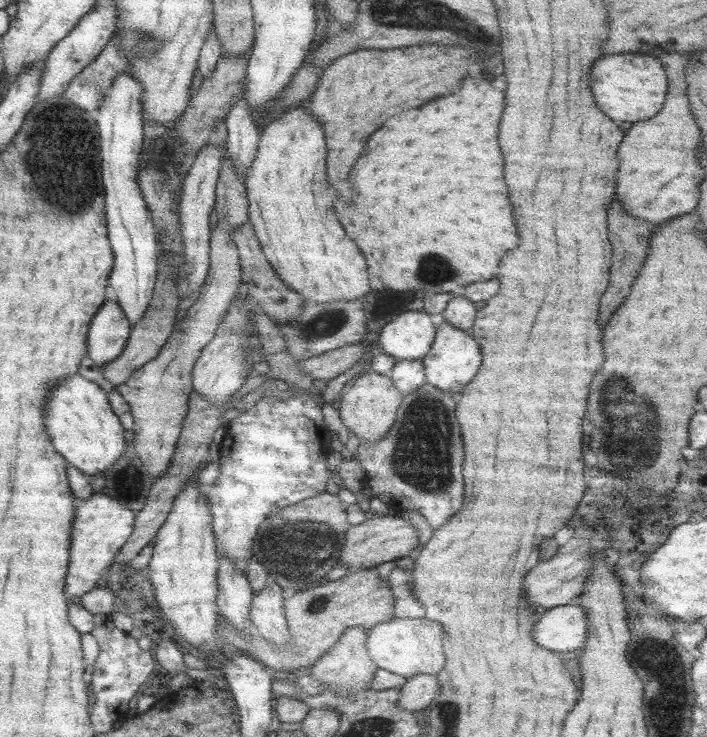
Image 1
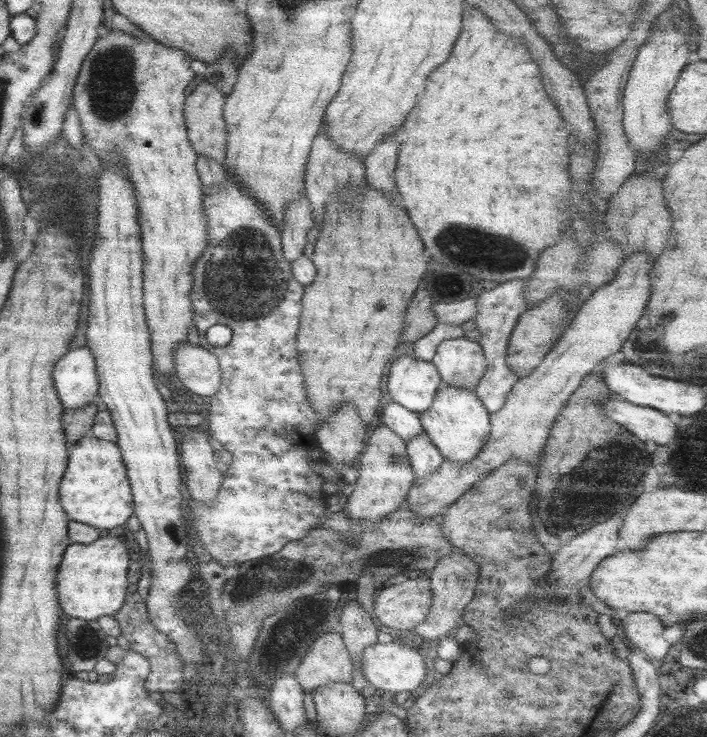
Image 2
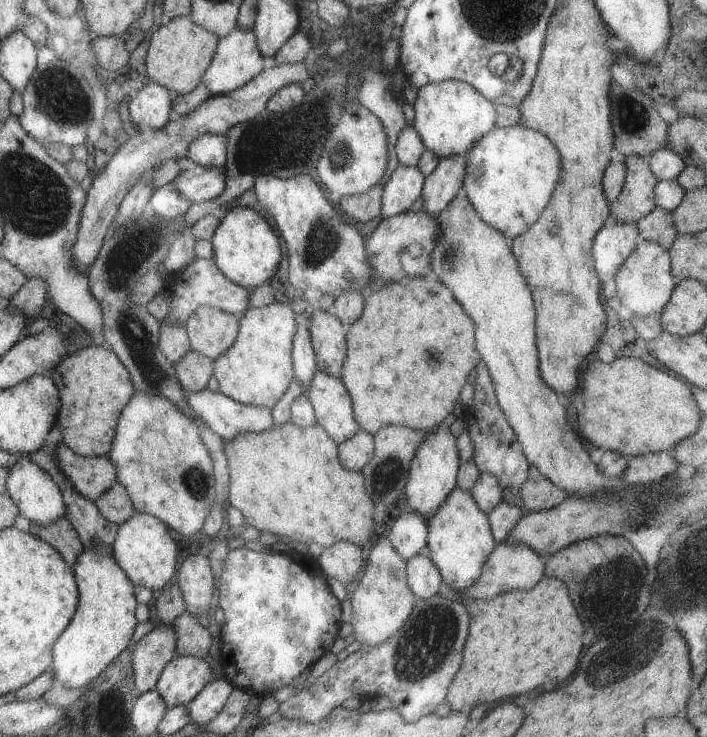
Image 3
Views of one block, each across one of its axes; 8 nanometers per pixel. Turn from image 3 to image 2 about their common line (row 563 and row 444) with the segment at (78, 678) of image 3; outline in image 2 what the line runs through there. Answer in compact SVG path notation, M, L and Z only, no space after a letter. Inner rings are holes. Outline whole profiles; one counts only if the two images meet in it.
M85 436L79 442L75 442L75 446L69 450L69 458L67 458L67 468L65 474L59 482L59 506L63 508L63 512L67 514L69 522L67 524L67 538L69 538L69 546L71 544L81 544L87 546L93 540L101 538L101 534L111 532L113 528L123 528L125 522L129 520L129 516L133 514L133 496L131 496L131 486L125 474L125 466L121 462L121 454L115 442L105 442L99 438L91 438Z

